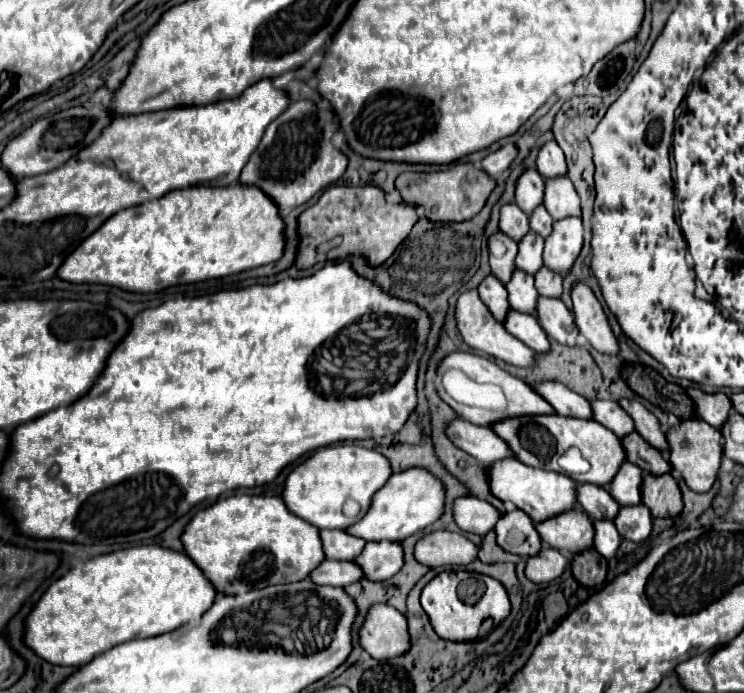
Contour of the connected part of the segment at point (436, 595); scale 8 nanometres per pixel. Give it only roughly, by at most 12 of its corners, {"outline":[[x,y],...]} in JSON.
{"outline":[[444,570],[422,590],[434,632],[452,642],[486,638],[510,616],[490,576],[478,604],[458,598],[474,572]]}

